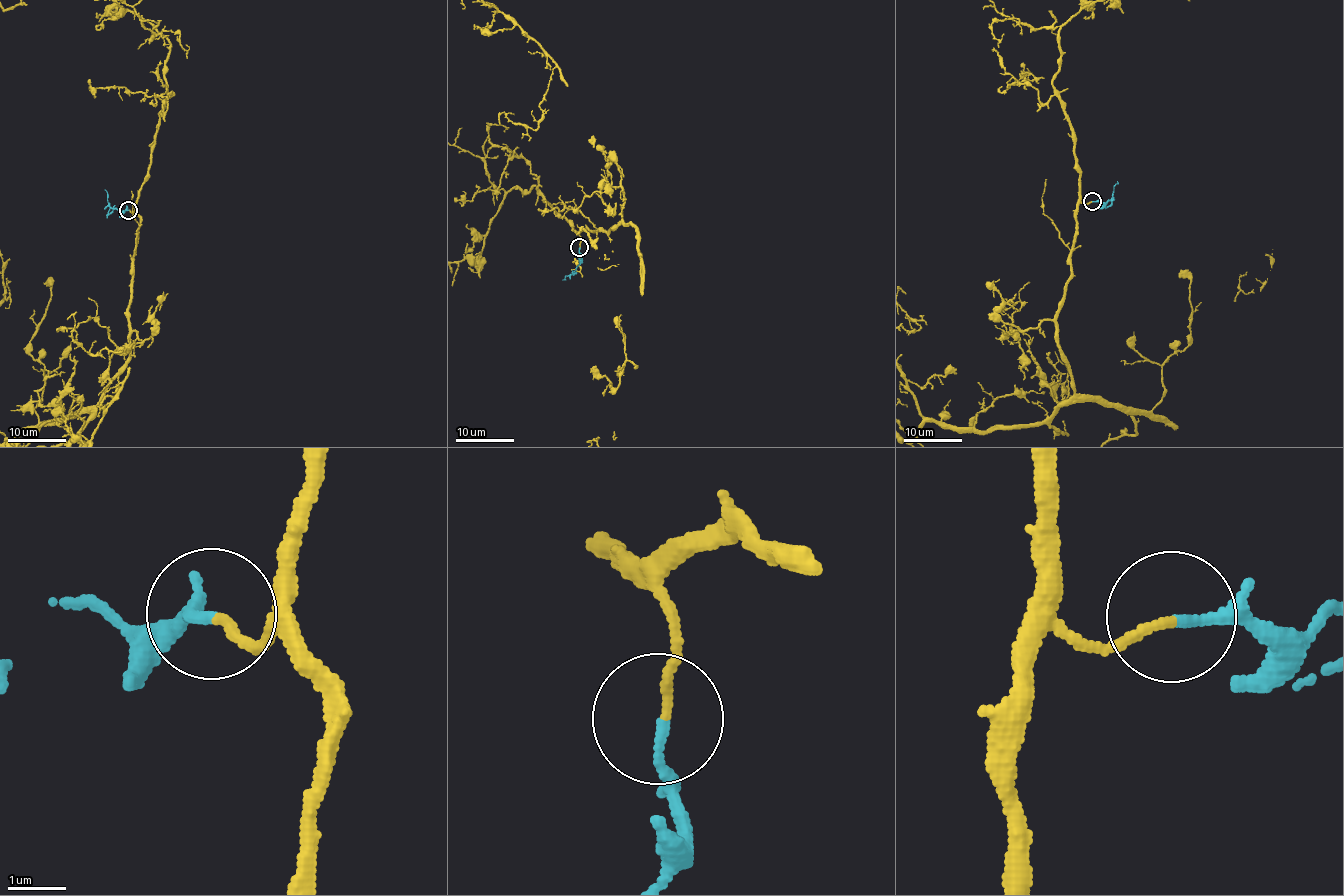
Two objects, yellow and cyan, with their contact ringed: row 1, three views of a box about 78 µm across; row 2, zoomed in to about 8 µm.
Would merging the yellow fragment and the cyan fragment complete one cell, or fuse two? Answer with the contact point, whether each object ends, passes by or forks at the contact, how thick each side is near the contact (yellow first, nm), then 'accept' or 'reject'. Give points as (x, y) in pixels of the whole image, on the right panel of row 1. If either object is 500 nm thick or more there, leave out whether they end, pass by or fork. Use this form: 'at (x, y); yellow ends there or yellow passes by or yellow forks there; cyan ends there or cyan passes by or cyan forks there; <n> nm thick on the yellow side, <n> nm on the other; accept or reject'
at (1092, 201); yellow ends there; cyan ends there; 130 nm thick on the yellow side, 160 nm on the other; accept

